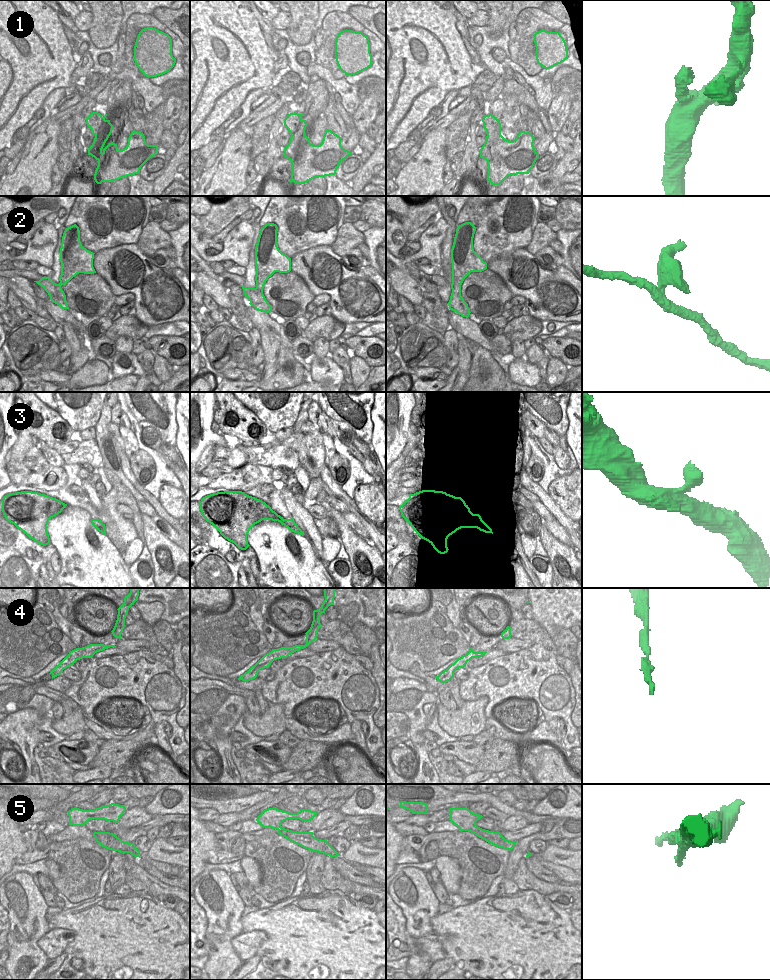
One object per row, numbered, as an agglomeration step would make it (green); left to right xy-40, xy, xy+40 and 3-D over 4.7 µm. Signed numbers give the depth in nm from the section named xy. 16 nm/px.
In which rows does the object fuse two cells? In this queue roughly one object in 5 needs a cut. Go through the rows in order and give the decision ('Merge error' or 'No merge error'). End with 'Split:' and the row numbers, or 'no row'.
1: No merge error
2: No merge error
3: No merge error
4: No merge error
5: Merge error
Split: 5

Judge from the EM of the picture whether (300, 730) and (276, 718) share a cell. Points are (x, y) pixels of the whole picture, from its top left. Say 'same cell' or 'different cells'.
different cells

